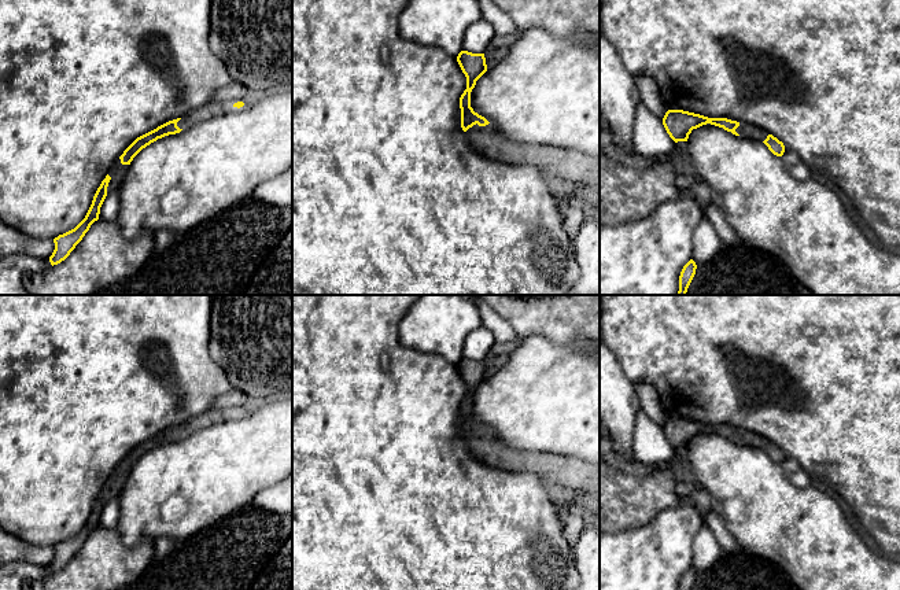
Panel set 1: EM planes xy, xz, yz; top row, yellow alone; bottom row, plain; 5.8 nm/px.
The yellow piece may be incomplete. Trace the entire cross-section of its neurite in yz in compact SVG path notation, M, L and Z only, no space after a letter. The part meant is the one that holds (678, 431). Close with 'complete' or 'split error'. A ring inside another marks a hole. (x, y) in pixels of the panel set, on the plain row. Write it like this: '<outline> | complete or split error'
M668 417L663 425L663 432L675 450L687 449L689 442L693 436L697 436L707 431L723 435L724 438L739 443L735 439L735 436L739 434L739 429L727 425L708 425L683 417Z | complete

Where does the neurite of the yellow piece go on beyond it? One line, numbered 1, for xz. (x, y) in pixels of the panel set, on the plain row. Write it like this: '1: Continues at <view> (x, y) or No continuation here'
1: No continuation here

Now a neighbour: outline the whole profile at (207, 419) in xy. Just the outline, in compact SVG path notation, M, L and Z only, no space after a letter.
M211 409L181 424L181 427L177 429L177 434L180 436L185 436L196 429L213 425L214 423L221 421L225 417L226 417L226 413Z

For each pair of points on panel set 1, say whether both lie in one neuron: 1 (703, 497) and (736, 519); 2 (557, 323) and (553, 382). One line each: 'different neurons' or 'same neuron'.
1: different neurons
2: different neurons

